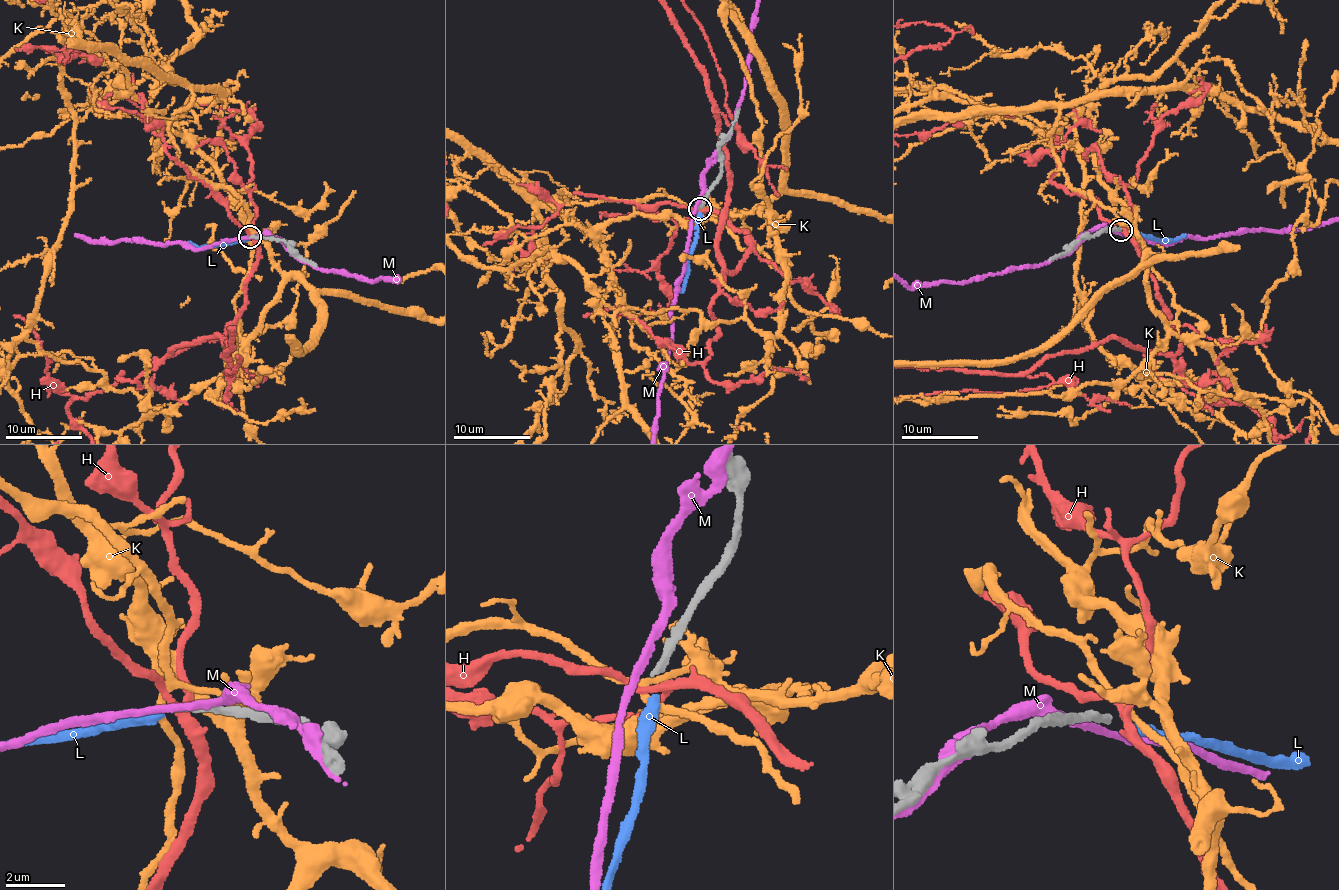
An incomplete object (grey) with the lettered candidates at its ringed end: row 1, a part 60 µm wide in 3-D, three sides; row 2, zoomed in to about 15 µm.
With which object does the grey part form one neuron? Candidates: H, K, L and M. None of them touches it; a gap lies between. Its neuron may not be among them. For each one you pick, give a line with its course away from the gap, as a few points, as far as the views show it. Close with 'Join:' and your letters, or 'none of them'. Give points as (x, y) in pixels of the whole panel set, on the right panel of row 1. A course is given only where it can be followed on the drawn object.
L: it runs (1124, 231), (1174, 242), (1184, 235)
Join: L

